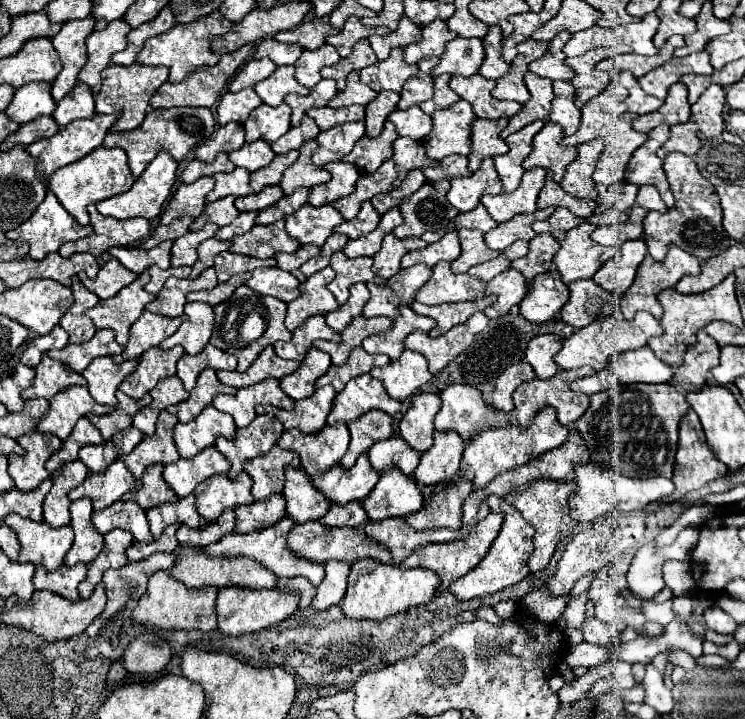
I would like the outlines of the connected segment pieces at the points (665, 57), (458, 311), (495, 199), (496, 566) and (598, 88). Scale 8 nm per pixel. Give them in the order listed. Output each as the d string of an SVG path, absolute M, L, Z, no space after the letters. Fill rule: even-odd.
M666 44L662 50L658 50L656 56L640 56L640 54L620 54L614 58L614 68L620 70L630 70L636 78L644 76L646 72L662 66L672 58L672 46Z
M484 296L480 300L472 302L456 302L456 304L438 304L438 306L426 306L420 302L412 302L410 308L422 316L430 316L436 320L436 328L432 328L430 336L442 336L452 326L466 322L474 312L484 310L488 304L492 304L494 296Z
M544 168L526 170L520 186L514 192L502 192L502 194L496 194L496 196L484 194L480 198L480 202L486 206L488 214L496 222L506 222L512 216L522 214L522 212L524 214L536 212L536 200L538 200L540 188L544 186L544 176L546 176Z
M504 502L504 506L500 506L500 512L504 514L504 522L502 522L502 528L500 528L496 540L492 542L488 554L480 560L480 564L474 570L470 570L466 576L458 578L456 582L452 582L448 586L448 592L454 594L458 600L472 600L478 596L494 594L498 590L518 584L530 572L528 558L532 556L532 548L534 548L534 544L532 544L534 528L530 524L526 524L524 518L520 516L520 512L514 506L510 506L508 502Z
M594 48L584 52L582 56L576 58L566 58L568 66L576 72L576 76L572 78L572 84L576 88L576 106L580 108L586 100L598 96L610 82L608 72L600 72L594 66L608 58L608 56L616 56L612 48Z

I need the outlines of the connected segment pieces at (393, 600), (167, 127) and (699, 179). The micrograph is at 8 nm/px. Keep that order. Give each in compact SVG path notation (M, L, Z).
M372 558L358 560L352 564L352 572L348 578L348 592L342 600L342 610L350 618L372 618L372 620L386 620L388 616L400 614L410 606L428 604L434 598L440 586L440 576L432 570L424 568L400 568L400 566L386 566L378 564Z
M192 106L156 108L146 114L146 120L138 128L128 130L128 132L110 132L104 138L104 146L106 148L118 146L126 150L130 170L138 178L160 150L168 150L176 160L182 160L192 148L208 140L214 134L214 130L216 130L216 120L210 108L192 108Z
M676 152L664 158L664 172L674 192L676 204L664 214L648 212L648 216L644 218L644 242L648 246L650 256L654 260L662 260L670 244L684 248L686 252L698 256L700 260L706 260L708 256L716 256L716 252L724 252L724 248L728 246L718 242L718 238L722 238L722 232L724 232L720 224L722 208L712 184L708 184L704 176L700 176L692 158L684 154L676 154Z

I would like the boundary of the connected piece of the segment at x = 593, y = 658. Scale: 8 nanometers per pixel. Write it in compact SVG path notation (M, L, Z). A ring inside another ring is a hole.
M582 642L582 644L578 644L578 646L574 646L570 650L570 654L564 658L564 662L570 668L578 668L578 666L594 668L594 666L598 666L598 660L600 660L600 664L604 662L604 656L606 656L604 648L598 648L594 644Z

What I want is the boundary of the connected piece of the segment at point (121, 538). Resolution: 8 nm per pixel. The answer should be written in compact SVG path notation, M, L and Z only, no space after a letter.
M110 530L104 534L104 548L102 552L96 556L96 560L92 564L88 564L88 574L82 580L80 588L80 598L90 598L90 594L94 592L96 584L100 584L102 574L108 568L122 568L128 558L126 558L126 548L128 544L132 544L134 538L130 532L124 530Z

